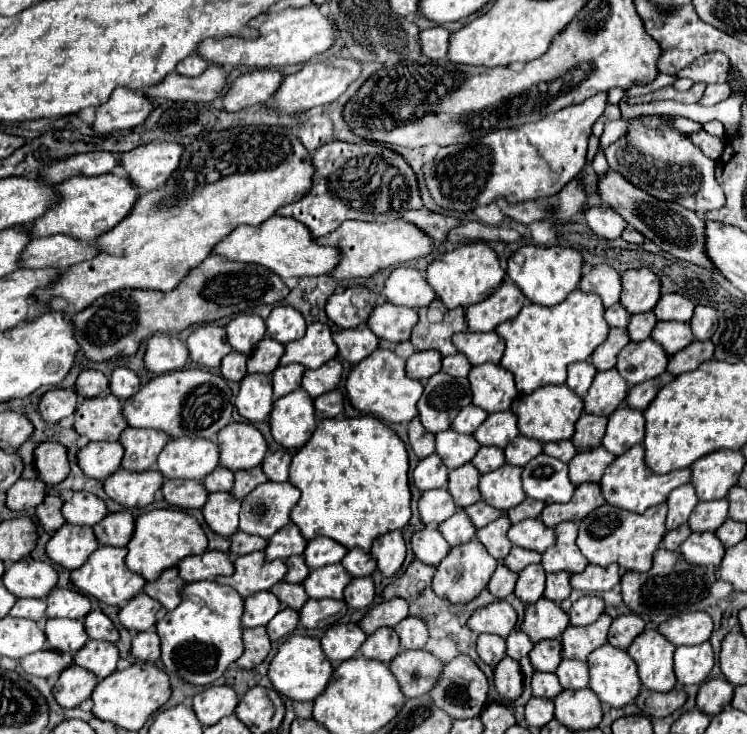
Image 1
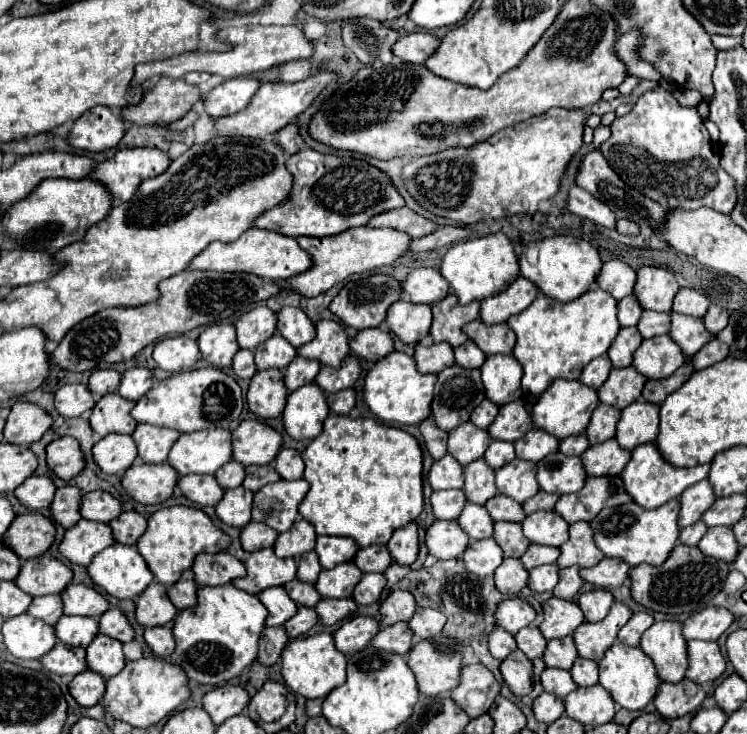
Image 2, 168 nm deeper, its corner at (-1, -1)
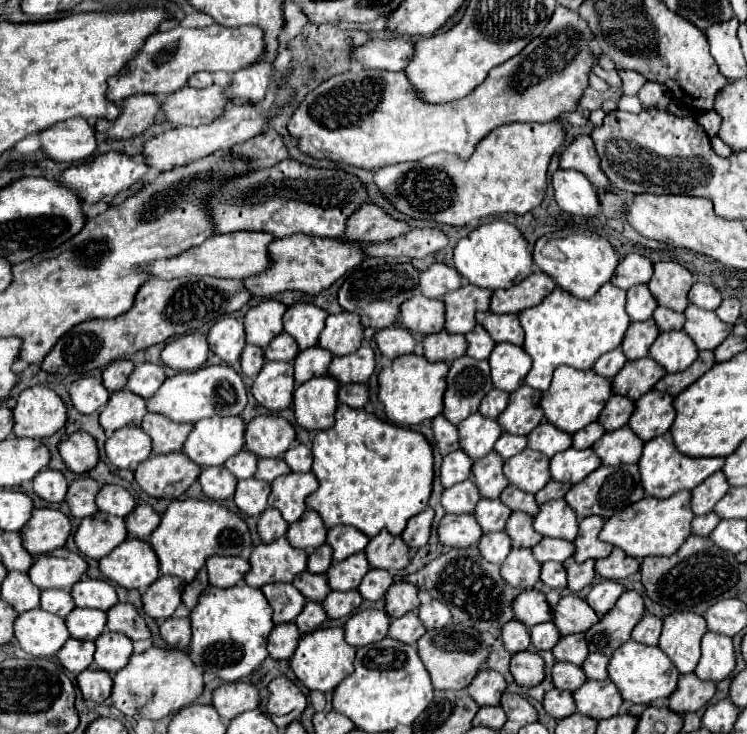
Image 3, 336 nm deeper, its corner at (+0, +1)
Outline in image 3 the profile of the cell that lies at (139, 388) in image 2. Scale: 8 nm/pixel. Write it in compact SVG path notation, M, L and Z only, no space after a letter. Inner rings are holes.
M144 362L134 368L134 372L130 374L130 378L126 382L126 388L142 398L150 398L164 380L166 380L166 374L164 374L162 366Z

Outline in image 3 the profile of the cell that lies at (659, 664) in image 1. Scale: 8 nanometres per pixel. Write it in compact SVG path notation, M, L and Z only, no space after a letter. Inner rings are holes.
M676 612L664 618L658 648L672 660L680 674L694 672L700 658L700 638L706 632L702 616Z

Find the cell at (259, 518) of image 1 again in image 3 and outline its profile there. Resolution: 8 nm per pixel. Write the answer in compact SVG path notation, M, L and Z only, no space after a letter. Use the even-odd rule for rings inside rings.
M312 472L306 474L288 474L282 478L276 478L272 484L270 496L268 496L268 506L280 510L282 518L292 524L296 522L302 512L306 510L306 496L312 494L318 488L316 478L312 476Z

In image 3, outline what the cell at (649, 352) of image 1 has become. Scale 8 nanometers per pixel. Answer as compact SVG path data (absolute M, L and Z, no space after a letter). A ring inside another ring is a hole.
M682 330L660 332L650 346L648 356L656 360L666 372L680 372L686 370L698 358L698 350Z

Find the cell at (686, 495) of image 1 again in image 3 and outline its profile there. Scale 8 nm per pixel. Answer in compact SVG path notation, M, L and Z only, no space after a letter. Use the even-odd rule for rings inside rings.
M722 472L706 478L706 482L702 482L702 486L698 486L698 490L692 490L690 508L692 508L694 516L704 516L704 514L712 512L714 504L728 492L728 488L730 486Z

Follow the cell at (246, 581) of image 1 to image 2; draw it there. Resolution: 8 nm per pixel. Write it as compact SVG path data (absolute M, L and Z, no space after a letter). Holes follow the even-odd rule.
M273 548L251 552L245 560L247 576L235 578L231 584L247 590L249 594L259 594L265 588L287 584L297 576L297 562L295 558L277 558Z

